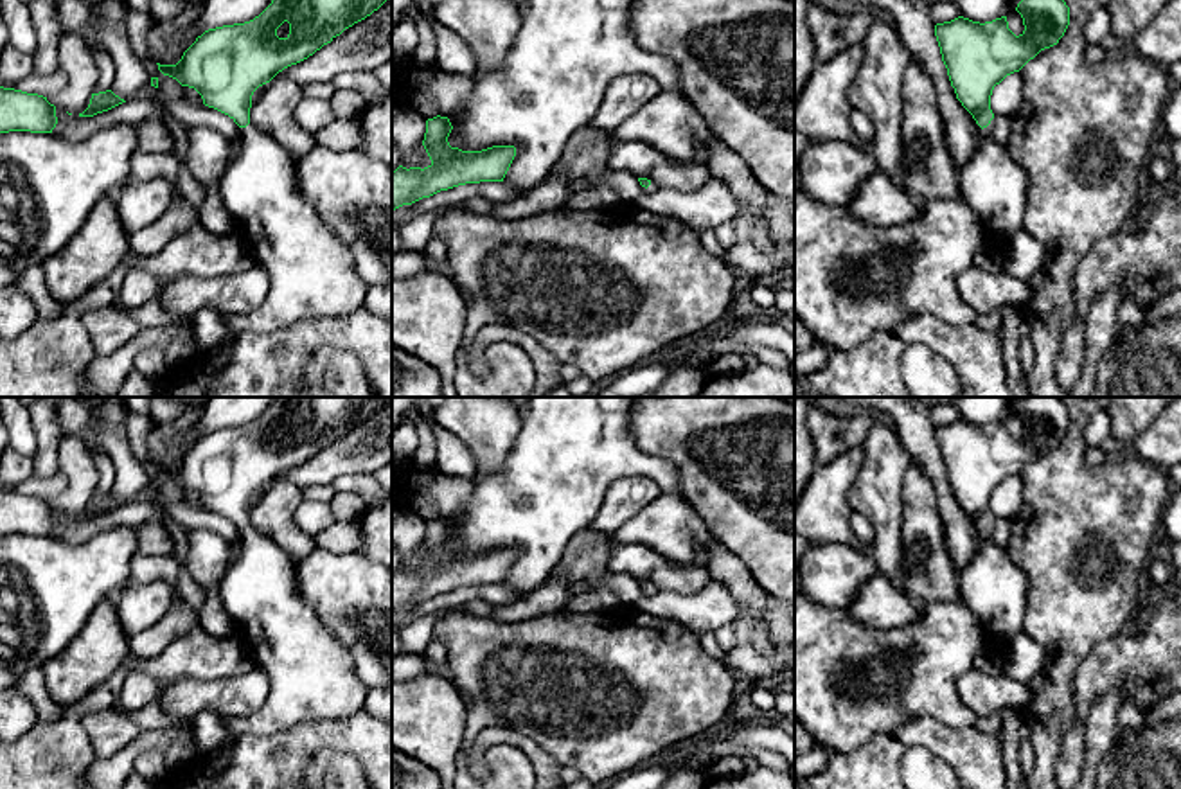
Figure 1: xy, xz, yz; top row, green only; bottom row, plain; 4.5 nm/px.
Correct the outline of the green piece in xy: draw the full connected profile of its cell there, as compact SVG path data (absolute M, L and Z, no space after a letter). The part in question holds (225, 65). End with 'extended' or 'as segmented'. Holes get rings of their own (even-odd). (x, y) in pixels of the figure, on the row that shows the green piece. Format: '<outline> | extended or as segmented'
M271 0L253 20L205 31L183 52L176 65L158 65L164 75L182 86L194 88L203 104L228 115L241 129L241 144L235 158L226 167L219 194L230 216L239 223L239 235L248 244L255 264L268 273L270 289L264 302L243 315L226 315L225 327L237 336L246 331L271 332L311 318L340 318L365 307L367 284L354 271L354 259L347 246L322 223L318 212L304 199L297 183L295 156L270 135L250 124L253 92L270 83L284 68L297 65L324 45L331 43L345 29L365 20L386 0Z | extended

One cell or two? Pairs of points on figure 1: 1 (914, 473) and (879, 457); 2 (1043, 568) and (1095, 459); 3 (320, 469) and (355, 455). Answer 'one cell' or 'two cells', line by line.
1: two cells
2: two cells
3: one cell

